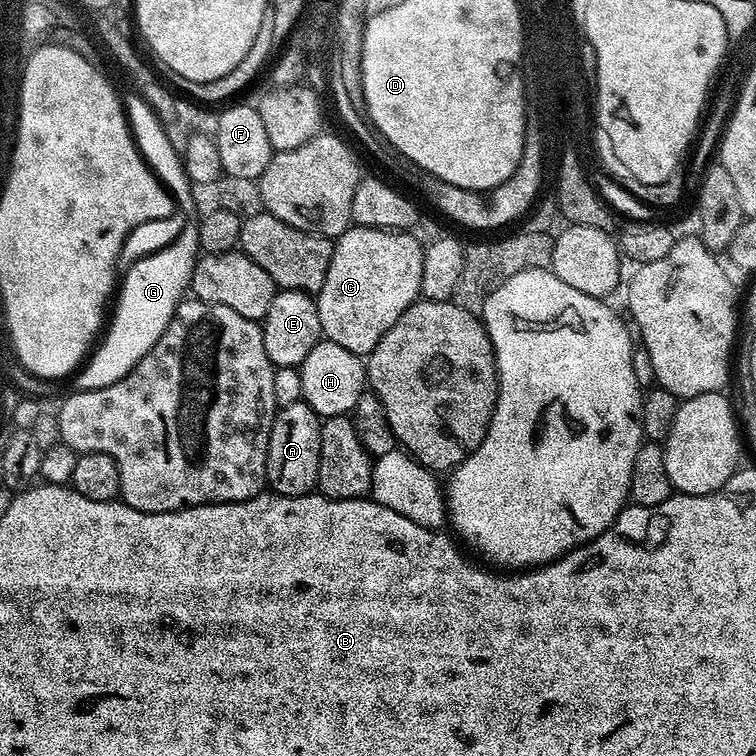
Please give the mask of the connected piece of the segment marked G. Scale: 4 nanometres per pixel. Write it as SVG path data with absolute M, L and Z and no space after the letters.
M185 223L172 244L141 258L123 273L122 283L118 288L120 301L116 304L116 313L113 316L111 313L110 323L107 325L108 333L106 328L103 333L104 341L102 336L94 351L87 357L86 363L75 373L75 387L79 391L94 390L110 386L110 382L118 382L118 378L125 376L152 349L154 342L158 342L174 310L189 291L199 247L196 224Z

